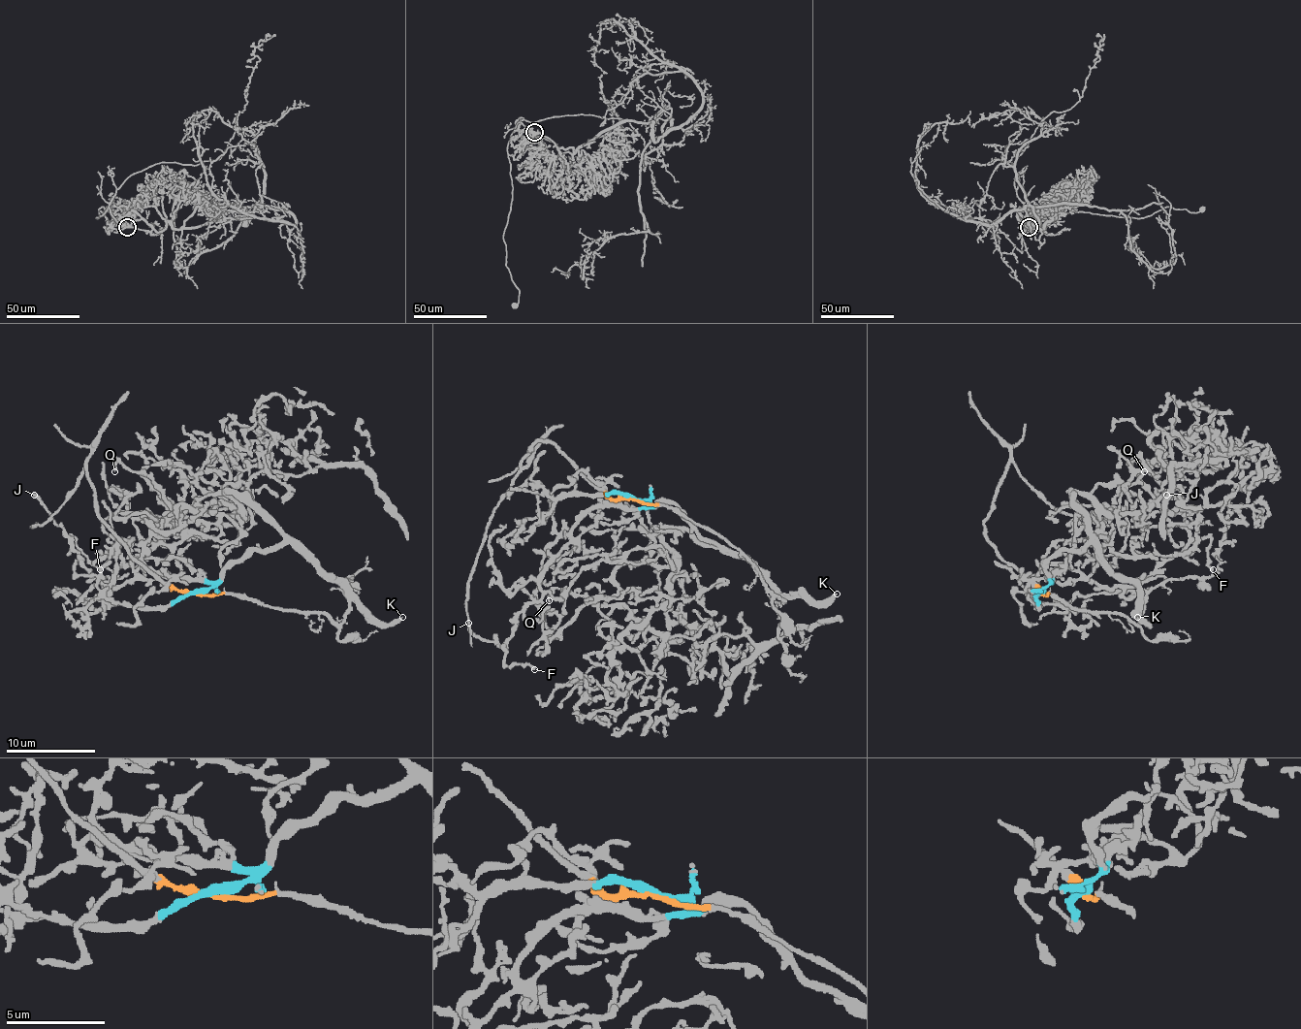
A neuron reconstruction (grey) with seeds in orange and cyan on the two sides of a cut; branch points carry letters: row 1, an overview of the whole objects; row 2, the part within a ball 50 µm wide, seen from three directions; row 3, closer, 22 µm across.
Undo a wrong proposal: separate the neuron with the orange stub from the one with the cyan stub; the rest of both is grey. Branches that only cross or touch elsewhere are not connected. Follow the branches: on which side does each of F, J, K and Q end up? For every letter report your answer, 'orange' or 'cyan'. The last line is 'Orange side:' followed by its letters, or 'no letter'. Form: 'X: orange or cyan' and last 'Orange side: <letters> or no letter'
F: cyan
J: cyan
K: cyan
Q: cyan
Orange side: no letter

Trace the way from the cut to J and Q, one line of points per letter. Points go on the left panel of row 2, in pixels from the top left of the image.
J: (197, 593), (206, 593), (212, 586), (144, 568), (111, 588), (82, 563), (62, 528), (35, 494)
Q: (197, 593), (284, 536), (233, 494), (237, 514), (176, 507), (172, 523), (161, 490), (120, 461), (113, 471)

